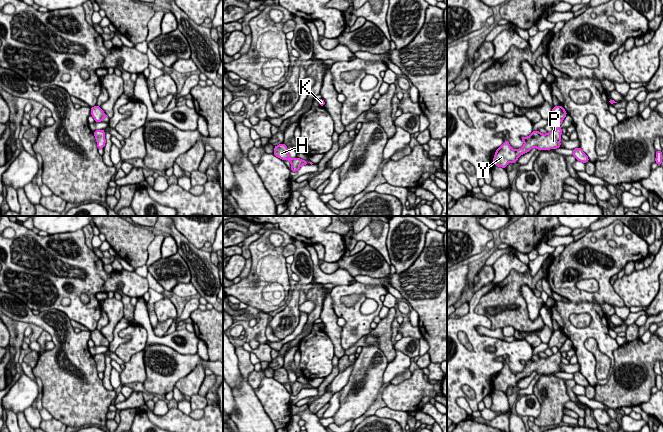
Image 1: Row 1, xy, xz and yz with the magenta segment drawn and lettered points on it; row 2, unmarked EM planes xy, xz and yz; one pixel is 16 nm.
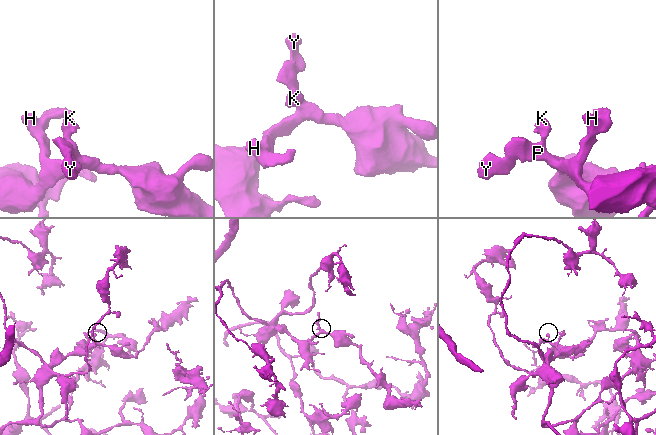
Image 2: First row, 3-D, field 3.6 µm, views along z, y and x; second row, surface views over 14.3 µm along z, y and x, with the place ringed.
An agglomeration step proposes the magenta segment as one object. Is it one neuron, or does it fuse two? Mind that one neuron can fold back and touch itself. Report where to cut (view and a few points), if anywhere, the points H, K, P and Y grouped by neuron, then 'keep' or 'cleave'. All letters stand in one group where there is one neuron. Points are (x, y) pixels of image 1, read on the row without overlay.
no cut; H K P Y; keep

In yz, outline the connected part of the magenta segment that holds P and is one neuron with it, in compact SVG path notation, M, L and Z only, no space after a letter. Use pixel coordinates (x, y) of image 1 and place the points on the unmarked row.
M554 330L551 339L555 340L555 346L558 348L558 352L547 358L542 358L539 355L533 355L529 361L521 360L521 364L524 365L524 370L520 373L512 373L507 364L500 370L495 376L493 382L494 389L506 392L507 388L512 386L516 387L517 383L524 377L529 376L533 371L537 374L549 374L557 373L561 371L560 364L562 353L560 352L567 336L562 330Z

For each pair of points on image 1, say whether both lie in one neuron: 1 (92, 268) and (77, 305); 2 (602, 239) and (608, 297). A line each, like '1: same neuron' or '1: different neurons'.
1: same neuron
2: same neuron

